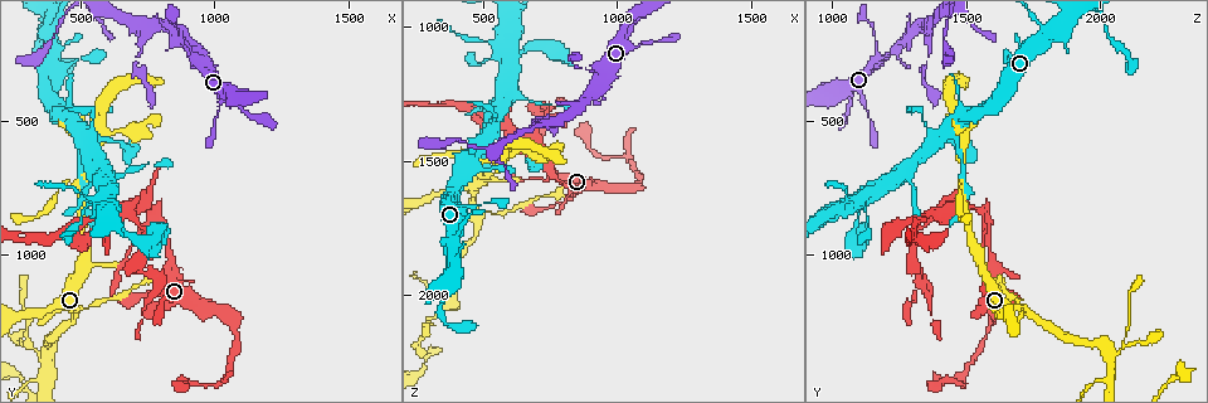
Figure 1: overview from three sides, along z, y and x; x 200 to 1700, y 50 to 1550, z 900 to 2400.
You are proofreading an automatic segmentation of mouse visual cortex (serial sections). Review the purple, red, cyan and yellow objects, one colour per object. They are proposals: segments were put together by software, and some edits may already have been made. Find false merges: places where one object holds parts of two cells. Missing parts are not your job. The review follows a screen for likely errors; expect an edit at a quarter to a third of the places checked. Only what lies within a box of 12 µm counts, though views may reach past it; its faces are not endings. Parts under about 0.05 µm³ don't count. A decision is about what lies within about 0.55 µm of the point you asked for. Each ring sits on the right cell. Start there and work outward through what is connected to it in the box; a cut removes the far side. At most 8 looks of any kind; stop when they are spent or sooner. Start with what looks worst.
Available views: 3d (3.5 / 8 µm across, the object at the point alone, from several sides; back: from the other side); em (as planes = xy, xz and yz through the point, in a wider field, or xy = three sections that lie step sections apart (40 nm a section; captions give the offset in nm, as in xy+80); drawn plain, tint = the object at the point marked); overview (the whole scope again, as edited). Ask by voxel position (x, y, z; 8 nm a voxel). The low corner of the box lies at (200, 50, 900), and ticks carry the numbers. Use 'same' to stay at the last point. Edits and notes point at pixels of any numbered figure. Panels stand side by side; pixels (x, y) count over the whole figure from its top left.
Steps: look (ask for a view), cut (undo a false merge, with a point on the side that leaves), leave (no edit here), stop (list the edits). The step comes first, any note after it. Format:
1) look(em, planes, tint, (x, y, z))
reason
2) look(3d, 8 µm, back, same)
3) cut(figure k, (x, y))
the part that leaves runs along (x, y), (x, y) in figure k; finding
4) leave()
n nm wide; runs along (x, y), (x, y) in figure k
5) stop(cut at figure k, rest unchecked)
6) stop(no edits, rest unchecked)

look(3d, 3.5 µm, back, (510, 760, 1490))

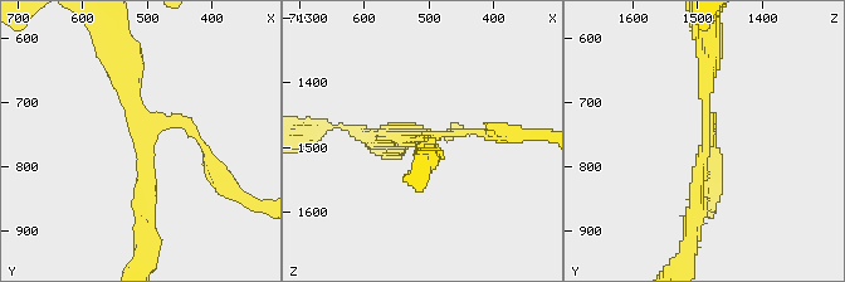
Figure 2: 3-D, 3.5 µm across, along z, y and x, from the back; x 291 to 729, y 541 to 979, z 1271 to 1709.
look(em, xy, step 3, tint, (515, 765, 1490))

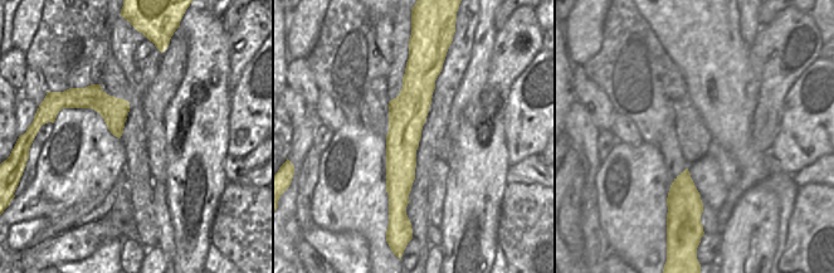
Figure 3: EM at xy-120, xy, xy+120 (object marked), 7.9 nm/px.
look(em, xy, step 2, tint, same)

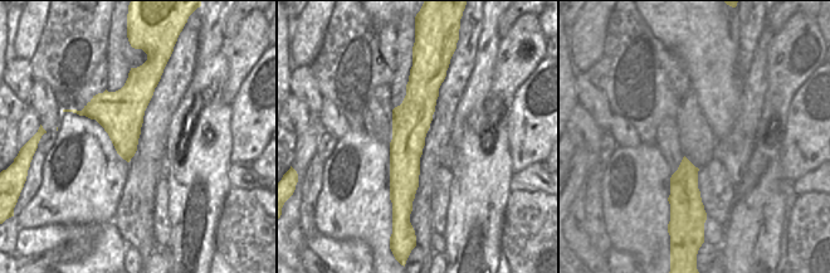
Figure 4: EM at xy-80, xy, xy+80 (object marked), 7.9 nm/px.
leave()
3 arms; arms of 100, 200, 200 nm; runs along (145, 223), (141, 115), (122, 61) in figure 2; one cell here

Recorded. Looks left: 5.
look(3d, 3.5 µm, (330, 1480, 2000))
thick turns thin

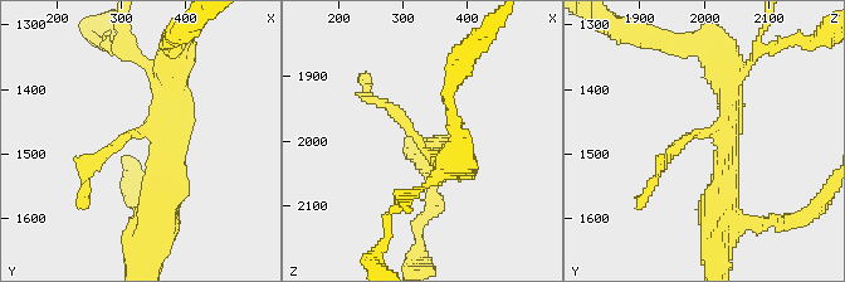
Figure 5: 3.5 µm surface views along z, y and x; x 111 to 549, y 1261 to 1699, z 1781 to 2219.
look(em, xy, step 2, tint, (330, 1465, 2005))
shape alone is not enough

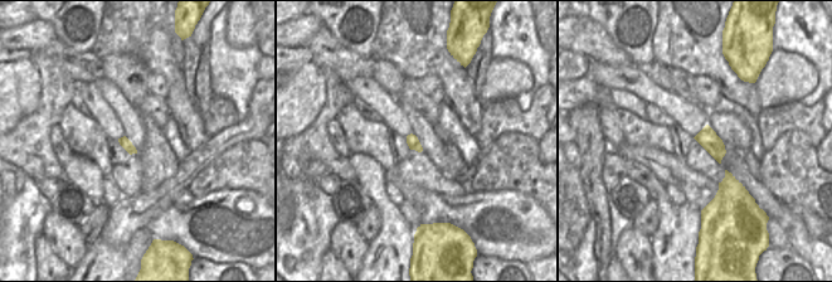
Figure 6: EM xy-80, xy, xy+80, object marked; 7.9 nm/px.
leave()
arms of 150, 250, 300 nm; runs along (166, 72), (171, 115), (128, 134), (86, 176) in figure 5; continuous, no second cell

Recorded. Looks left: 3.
look(3d, 3.5 µm, (790, 850, 1570))
calibre changes

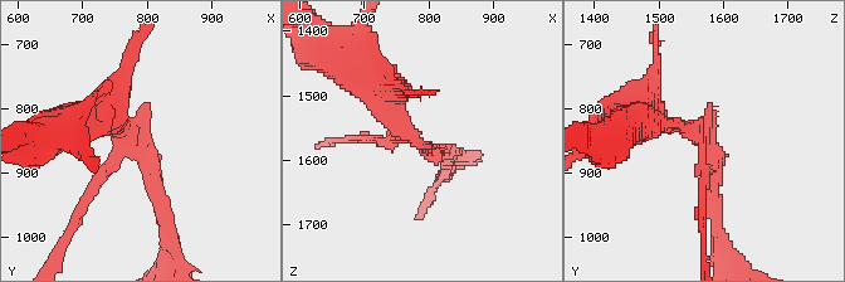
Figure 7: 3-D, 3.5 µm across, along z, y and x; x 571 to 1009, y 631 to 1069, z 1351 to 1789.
look(em, planes, tint, (780, 855, 1570))

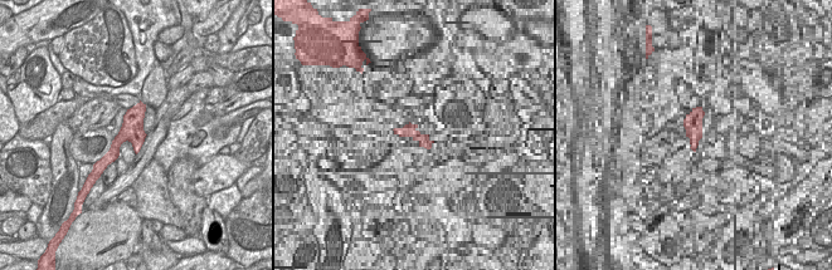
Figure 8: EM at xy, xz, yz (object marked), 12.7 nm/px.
cut(figure 7, (92, 186))
two cells meet here

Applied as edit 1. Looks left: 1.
stop(cut at figure 7, rest unchecked)

